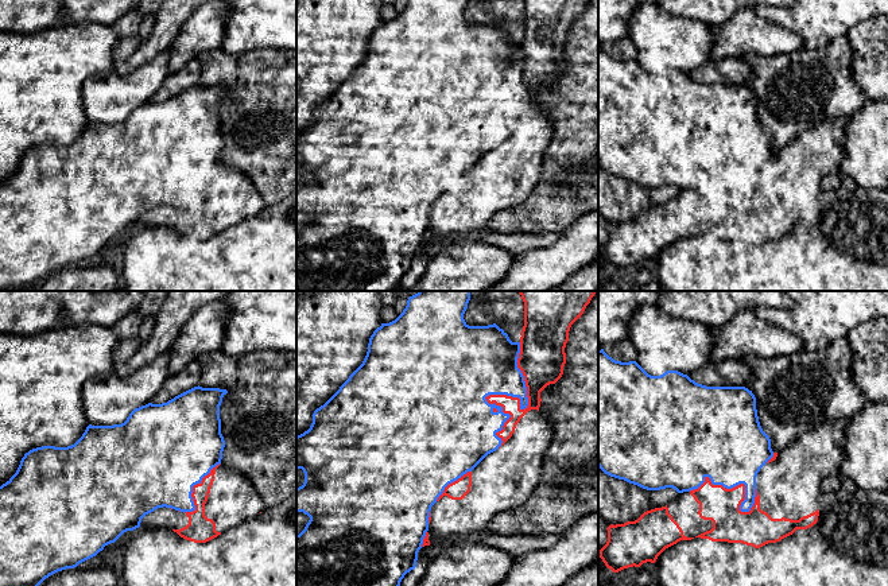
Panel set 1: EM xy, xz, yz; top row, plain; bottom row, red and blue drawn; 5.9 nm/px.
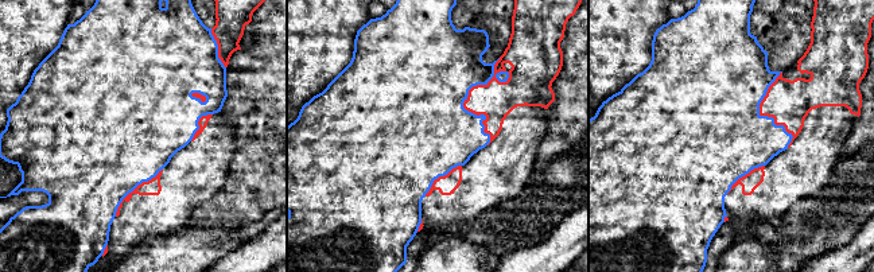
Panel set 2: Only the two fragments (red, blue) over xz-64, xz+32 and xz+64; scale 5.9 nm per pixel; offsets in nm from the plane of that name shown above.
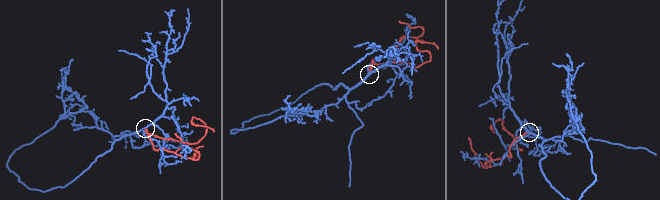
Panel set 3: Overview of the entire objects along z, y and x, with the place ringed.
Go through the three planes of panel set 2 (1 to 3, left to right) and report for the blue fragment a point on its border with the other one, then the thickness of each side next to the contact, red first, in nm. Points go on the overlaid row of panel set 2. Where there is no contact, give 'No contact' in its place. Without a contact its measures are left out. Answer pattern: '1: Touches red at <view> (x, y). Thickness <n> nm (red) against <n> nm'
1: Touches red at xz-64 (135, 189). Thickness 100 nm (red) against 500 nm
2: Touches red at xz+32 (463, 104). Thickness 220 nm (red) against 500 nm
3: Touches red at xz+64 (762, 115). Thickness 260 nm (red) against 480 nm

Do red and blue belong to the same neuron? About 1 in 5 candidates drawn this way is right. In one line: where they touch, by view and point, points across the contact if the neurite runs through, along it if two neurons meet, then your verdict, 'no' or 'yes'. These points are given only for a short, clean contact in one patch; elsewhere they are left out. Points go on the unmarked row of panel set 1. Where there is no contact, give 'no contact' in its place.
contact xz (511, 94); no

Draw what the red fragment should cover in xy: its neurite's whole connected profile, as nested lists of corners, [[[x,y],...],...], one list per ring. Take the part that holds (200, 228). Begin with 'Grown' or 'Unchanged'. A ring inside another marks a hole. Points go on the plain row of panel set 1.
Grown. [[[222,162],[193,185],[191,195],[193,210],[158,206],[141,217],[140,225],[167,226],[186,238],[206,241],[267,206],[248,176]]]

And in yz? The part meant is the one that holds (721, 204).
Grown. [[[850,117],[825,121],[813,129],[804,131],[760,167],[756,175],[756,195],[749,210],[741,210],[745,198],[745,183],[732,187],[713,183],[709,175],[694,189],[679,191],[666,205],[644,210],[637,218],[624,222],[610,222],[608,240],[598,248],[598,253],[608,267],[619,271],[628,265],[640,265],[643,261],[655,261],[658,255],[680,238],[694,236],[711,240],[742,241],[760,247],[792,233],[796,228],[807,228],[817,222],[819,214],[819,194],[825,178],[839,174],[844,158],[844,139]]]

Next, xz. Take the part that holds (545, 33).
Grown. [[[524,0],[524,24],[520,35],[520,51],[517,66],[521,69],[527,85],[528,104],[521,108],[520,97],[507,93],[489,93],[486,100],[503,106],[511,116],[504,121],[503,128],[496,133],[503,139],[501,144],[488,152],[472,170],[468,170],[457,179],[449,182],[437,201],[431,205],[429,216],[429,229],[423,237],[424,244],[438,240],[455,240],[459,237],[472,237],[474,233],[489,230],[489,224],[495,216],[523,203],[538,186],[542,178],[542,166],[544,156],[550,151],[554,125],[539,109],[540,90],[550,82],[555,82],[563,73],[566,62],[565,46],[569,39],[571,23],[581,16],[590,0]]]

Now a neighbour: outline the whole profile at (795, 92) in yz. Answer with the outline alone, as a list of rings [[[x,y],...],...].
[[[846,36],[837,38],[818,50],[799,50],[792,54],[764,58],[742,55],[753,70],[745,84],[756,96],[756,108],[763,129],[771,137],[771,147],[779,151],[804,131],[841,117],[852,117],[868,101],[866,93],[853,75],[853,50]]]

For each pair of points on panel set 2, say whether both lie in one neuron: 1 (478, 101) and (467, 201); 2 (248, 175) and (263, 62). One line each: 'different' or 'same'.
1: same
2: same

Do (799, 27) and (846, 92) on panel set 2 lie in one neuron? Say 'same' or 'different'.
different

